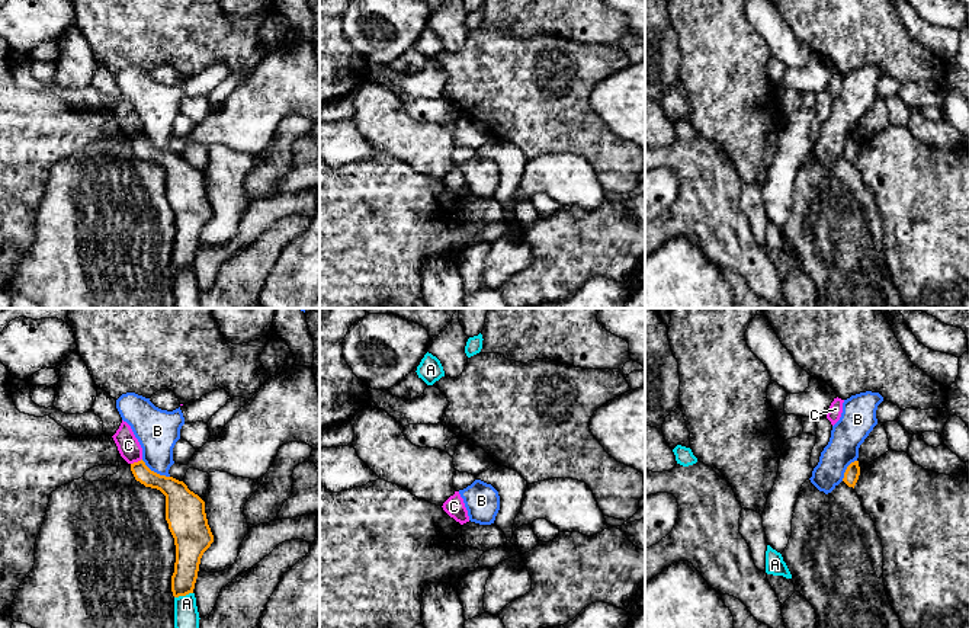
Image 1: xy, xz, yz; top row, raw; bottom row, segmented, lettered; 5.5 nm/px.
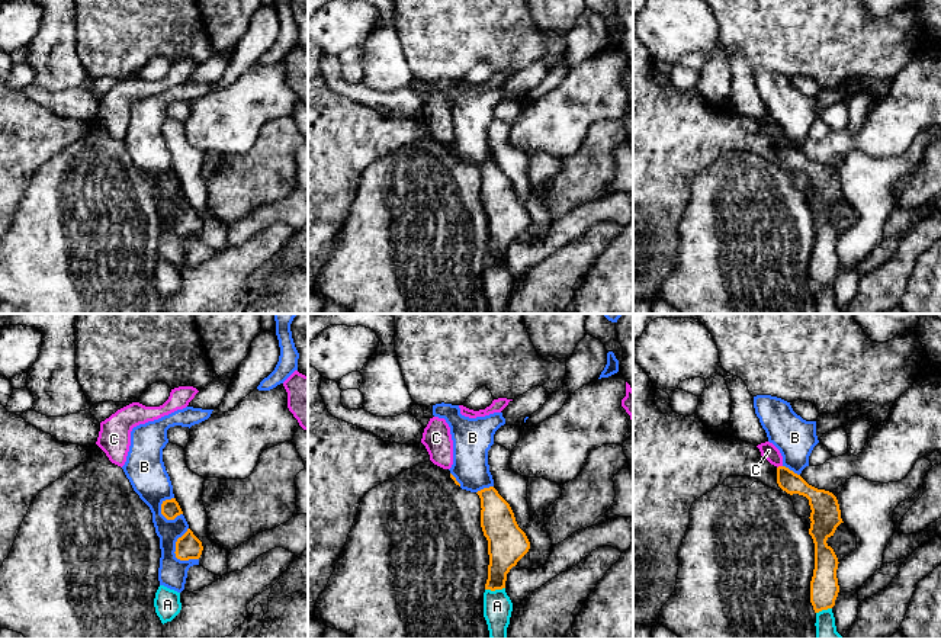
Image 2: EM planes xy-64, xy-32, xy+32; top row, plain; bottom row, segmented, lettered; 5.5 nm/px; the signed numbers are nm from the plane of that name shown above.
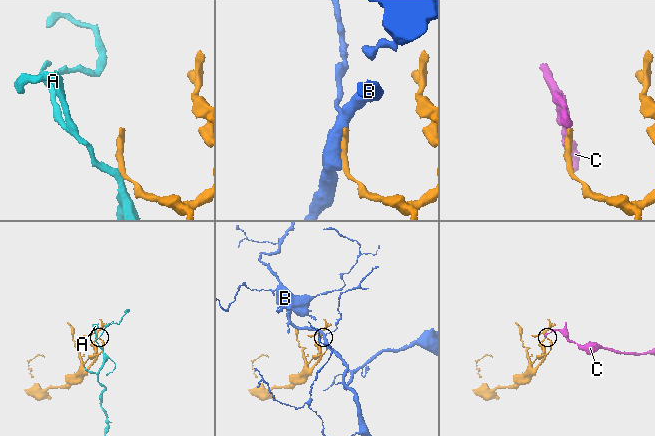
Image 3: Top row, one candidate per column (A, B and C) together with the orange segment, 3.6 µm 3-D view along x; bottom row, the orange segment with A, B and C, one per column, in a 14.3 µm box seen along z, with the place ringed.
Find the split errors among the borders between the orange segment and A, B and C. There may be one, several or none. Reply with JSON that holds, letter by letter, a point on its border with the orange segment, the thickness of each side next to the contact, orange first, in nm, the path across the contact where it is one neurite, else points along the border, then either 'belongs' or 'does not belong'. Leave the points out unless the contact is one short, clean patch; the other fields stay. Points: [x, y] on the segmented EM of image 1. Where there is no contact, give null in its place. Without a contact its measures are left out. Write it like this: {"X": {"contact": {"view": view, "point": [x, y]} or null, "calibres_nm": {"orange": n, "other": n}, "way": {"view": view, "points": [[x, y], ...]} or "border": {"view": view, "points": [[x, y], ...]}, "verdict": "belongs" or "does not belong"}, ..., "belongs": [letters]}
{"A": {"contact": {"view": "xy", "point": [183, 595]}, "calibres_nm": {"orange": 150, "other": 140}, "border": {"view": "xy", "points": [[192, 592], [175, 598]]}, "verdict": "does not belong"}, "B": {"contact": {"view": "xy", "point": [156, 473]}, "calibres_nm": {"orange": 200, "other": 240}, "verdict": "does not belong"}, "C": {"contact": {"view": "xy", "point": [135, 463]}, "calibres_nm": {"orange": 110, "other": 120}, "border": {"view": "xy", "points": [[141, 458], [131, 464]]}, "verdict": "does not belong"}, "belongs": []}

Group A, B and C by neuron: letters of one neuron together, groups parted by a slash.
A / B / C

